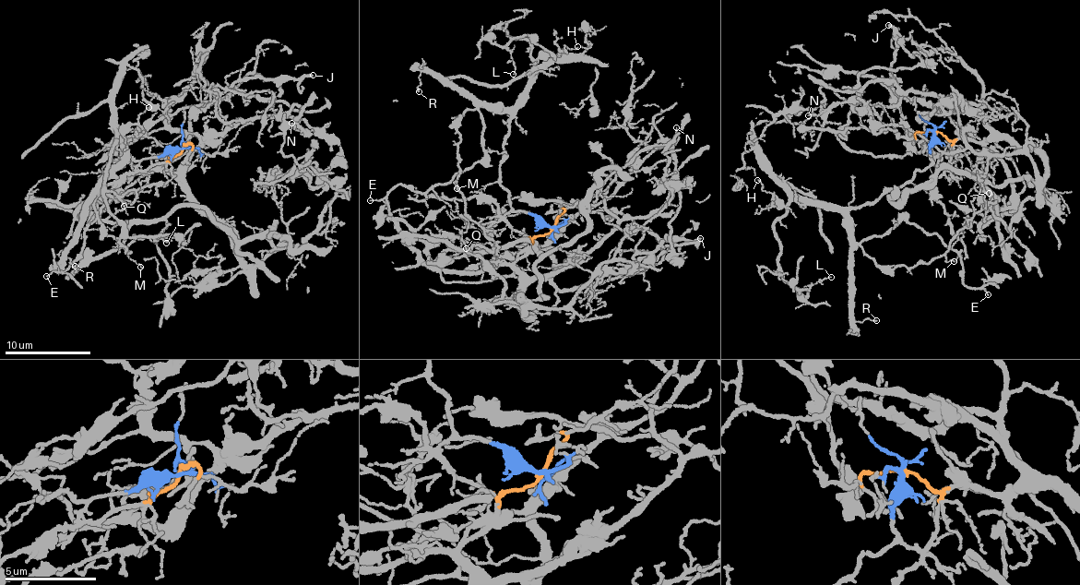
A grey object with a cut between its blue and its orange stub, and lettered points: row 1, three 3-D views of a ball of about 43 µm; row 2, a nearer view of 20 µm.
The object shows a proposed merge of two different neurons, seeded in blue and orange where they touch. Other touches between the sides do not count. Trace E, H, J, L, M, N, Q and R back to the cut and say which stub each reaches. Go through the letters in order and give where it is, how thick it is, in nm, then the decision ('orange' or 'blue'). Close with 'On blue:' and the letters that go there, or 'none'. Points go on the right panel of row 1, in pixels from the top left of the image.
E: (988, 294) | 120 nm | blue
H: (757, 180) | 90 nm | blue
J: (888, 25) | 240 nm | orange
L: (831, 277) | 100 nm | blue
M: (954, 261) | 100 nm | blue
N: (808, 115) | 110 nm | orange
Q: (989, 193) | 100 nm | orange
R: (876, 320) | 110 nm | blue
On blue: E, H, L, M, R

